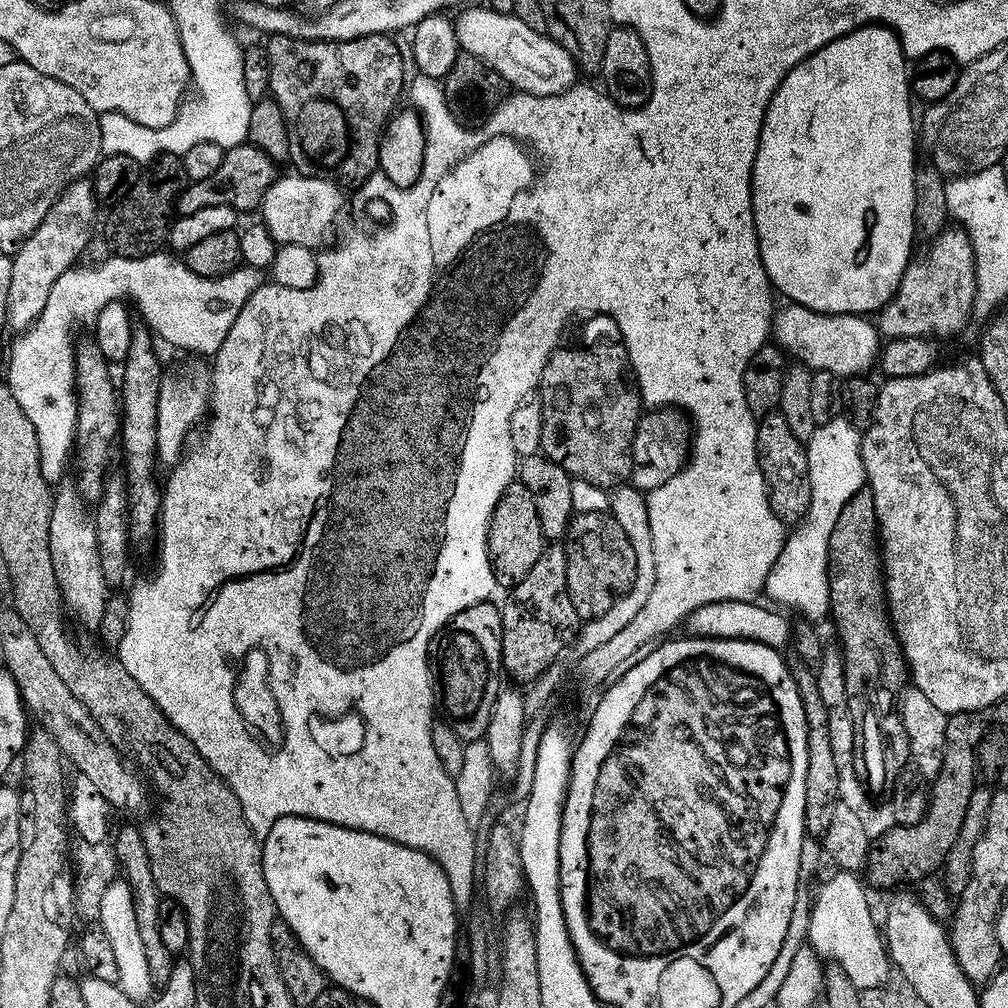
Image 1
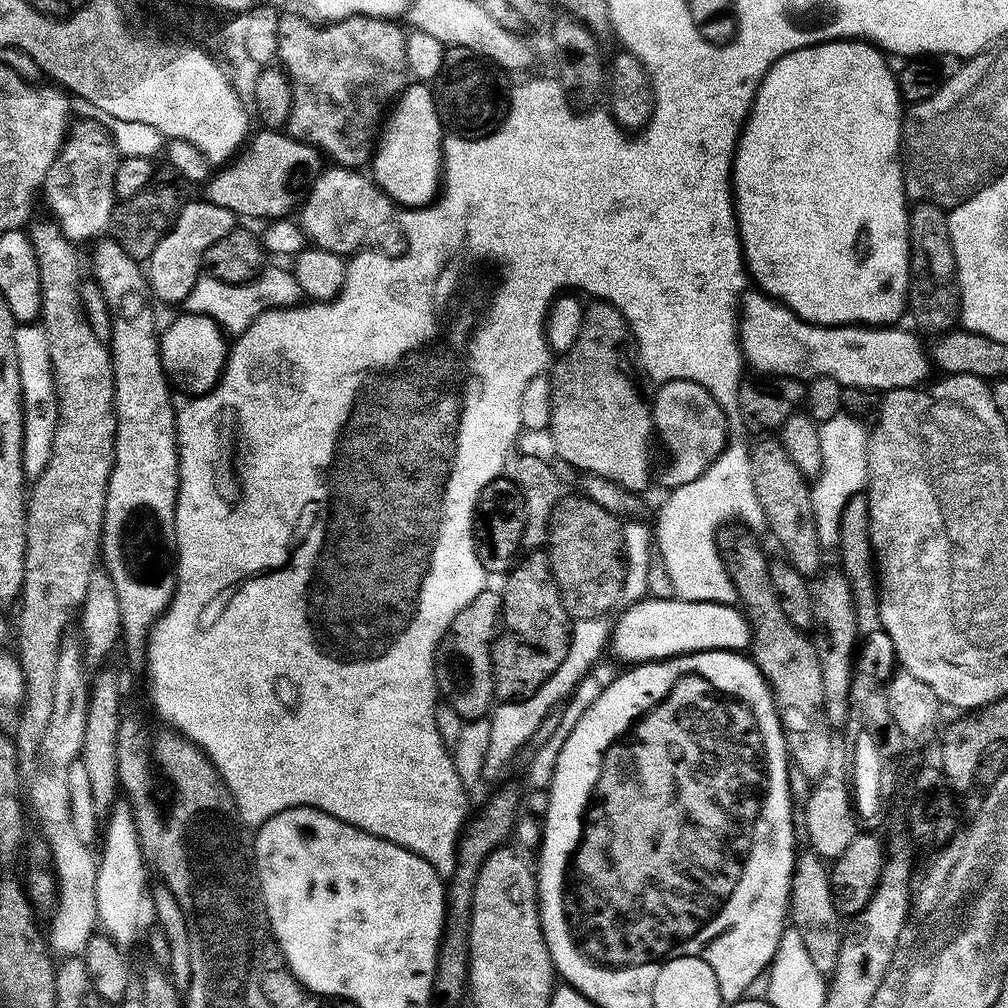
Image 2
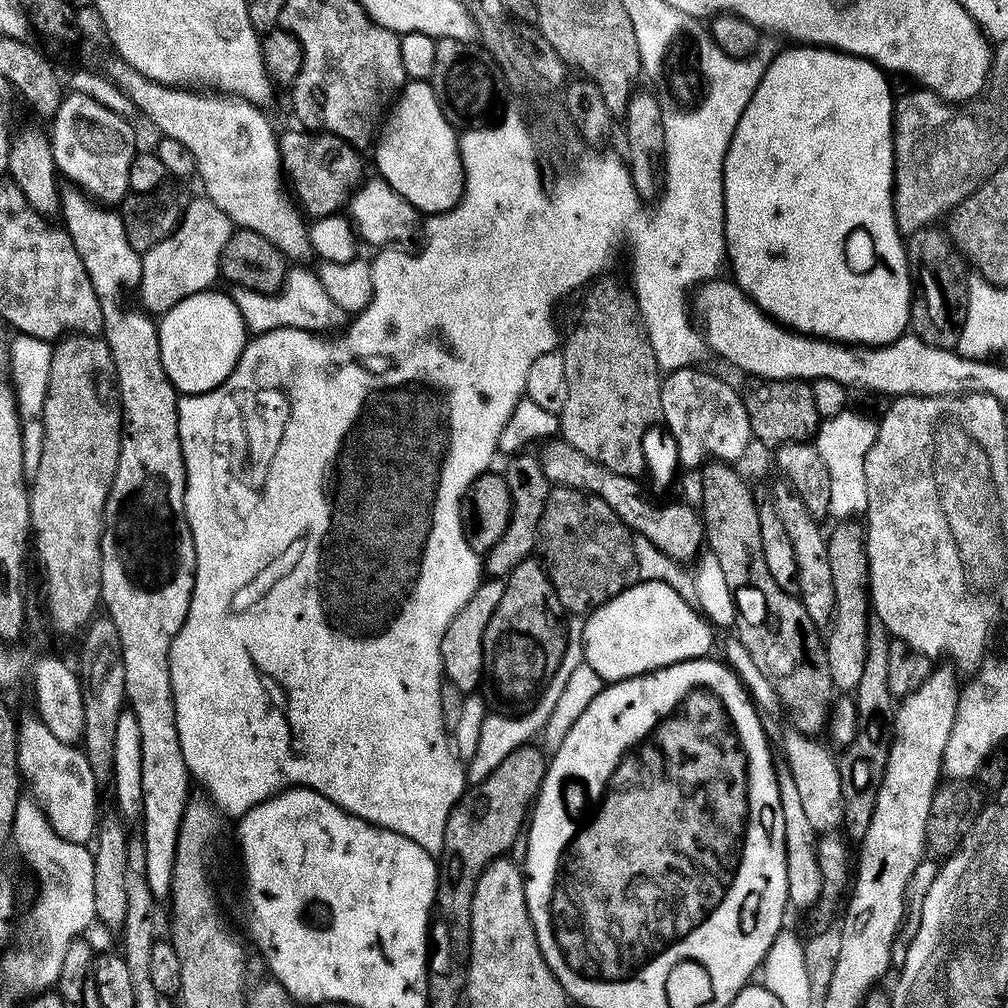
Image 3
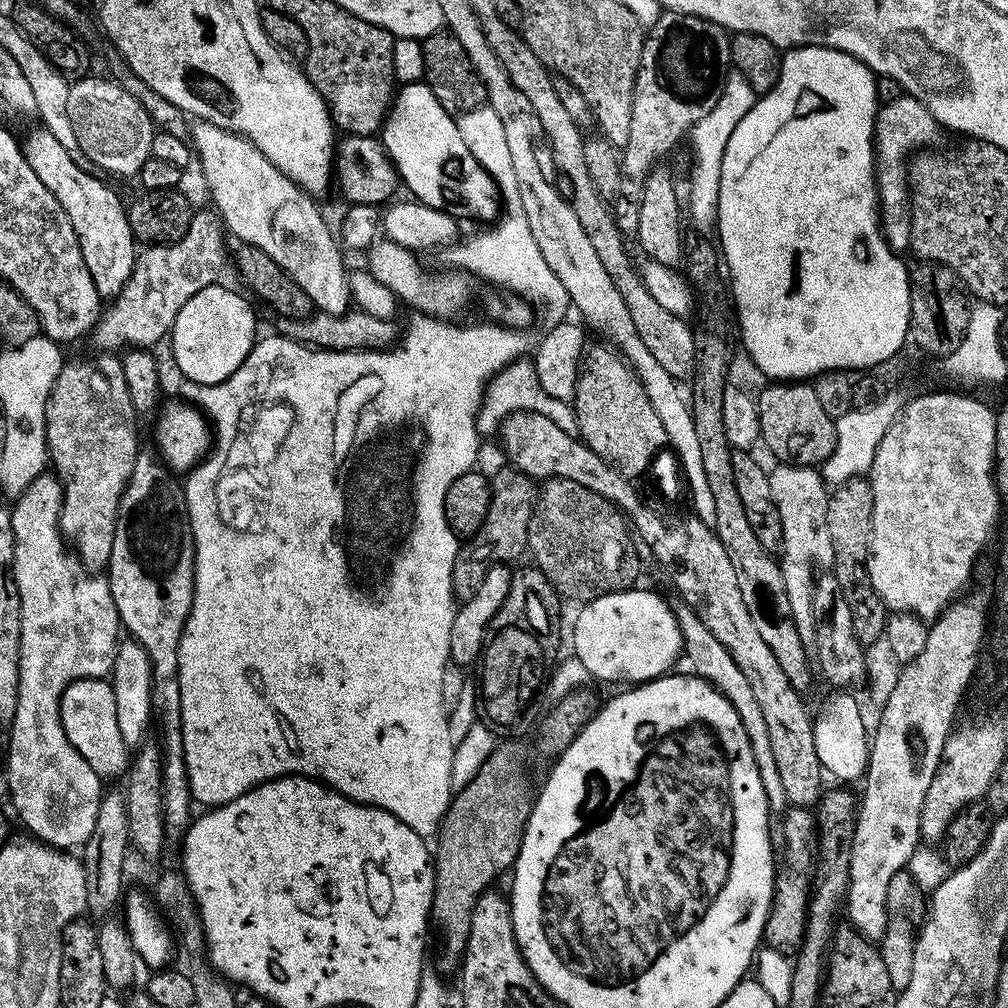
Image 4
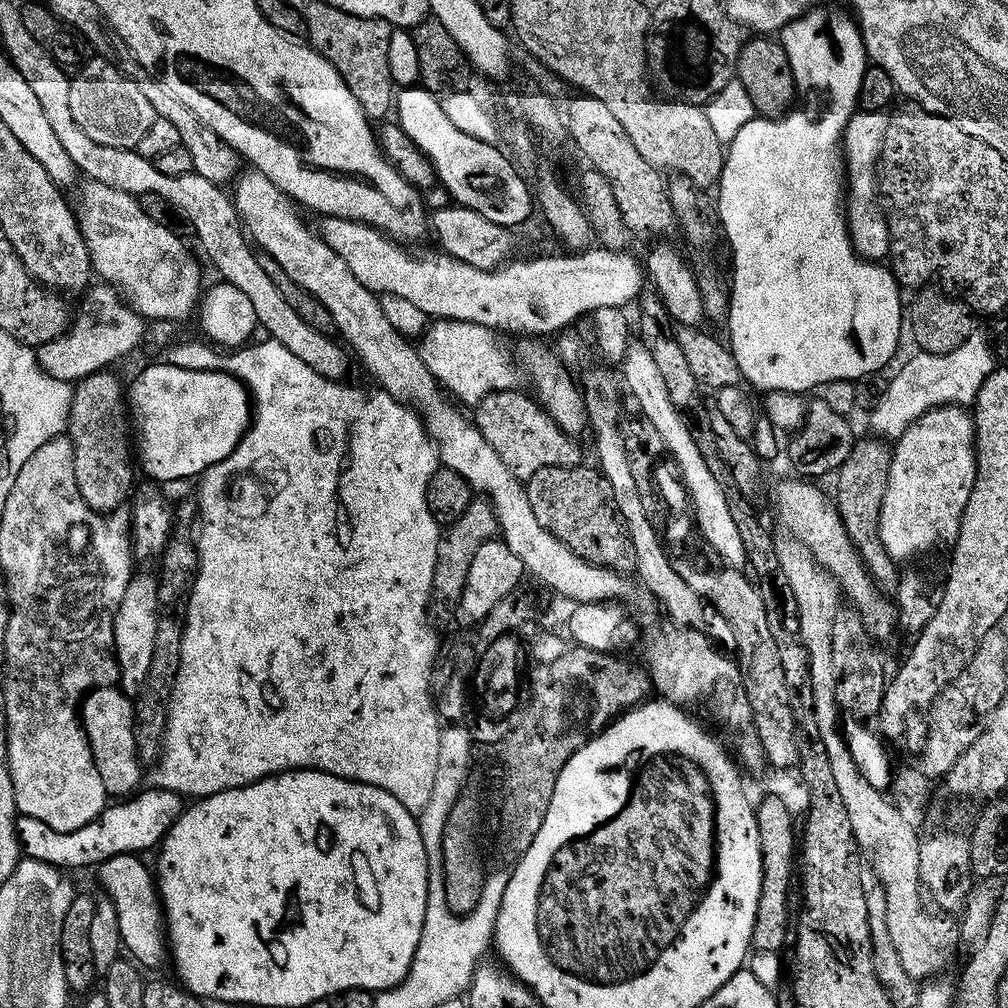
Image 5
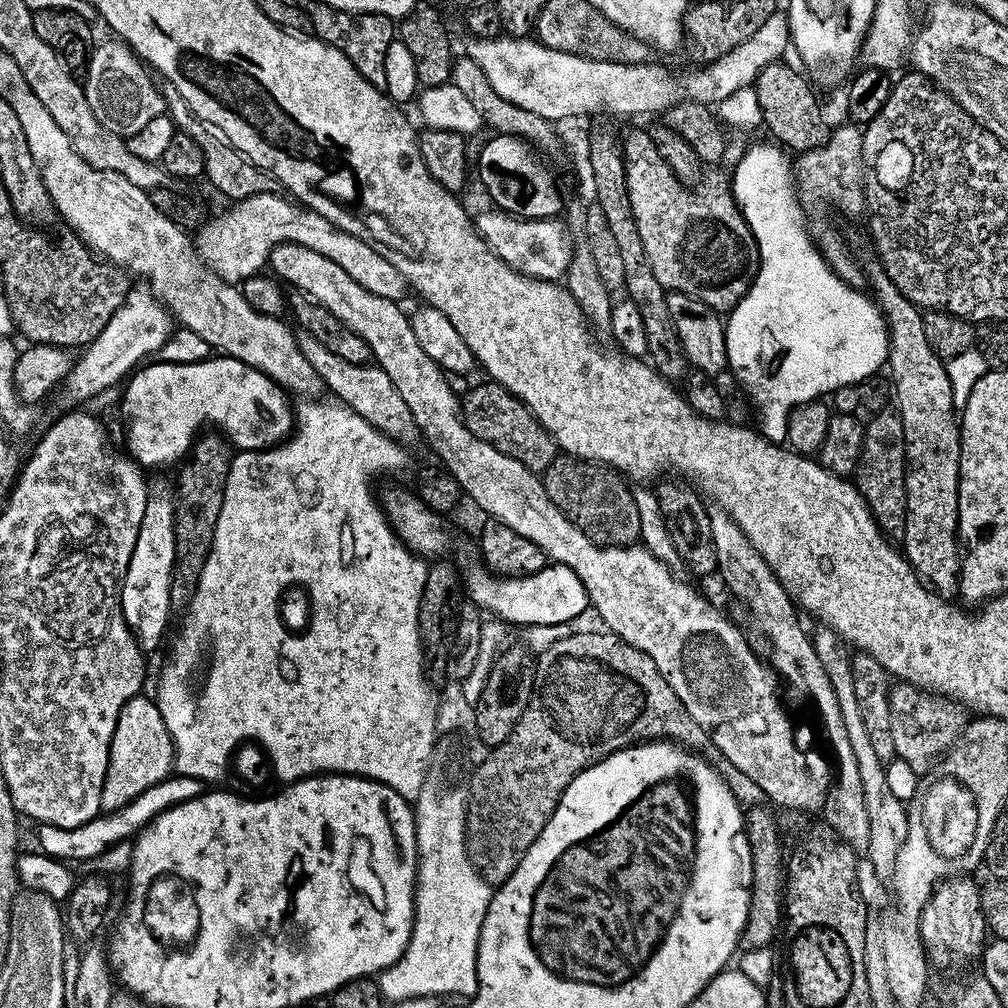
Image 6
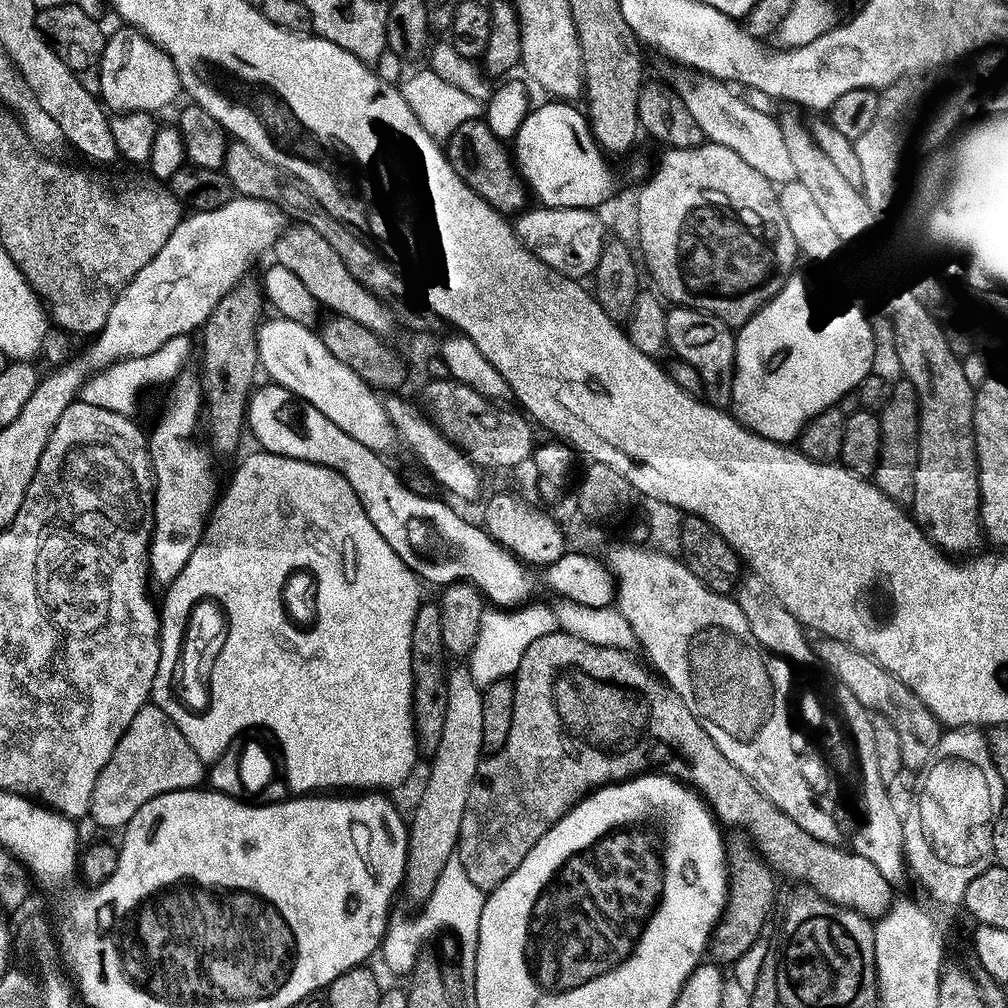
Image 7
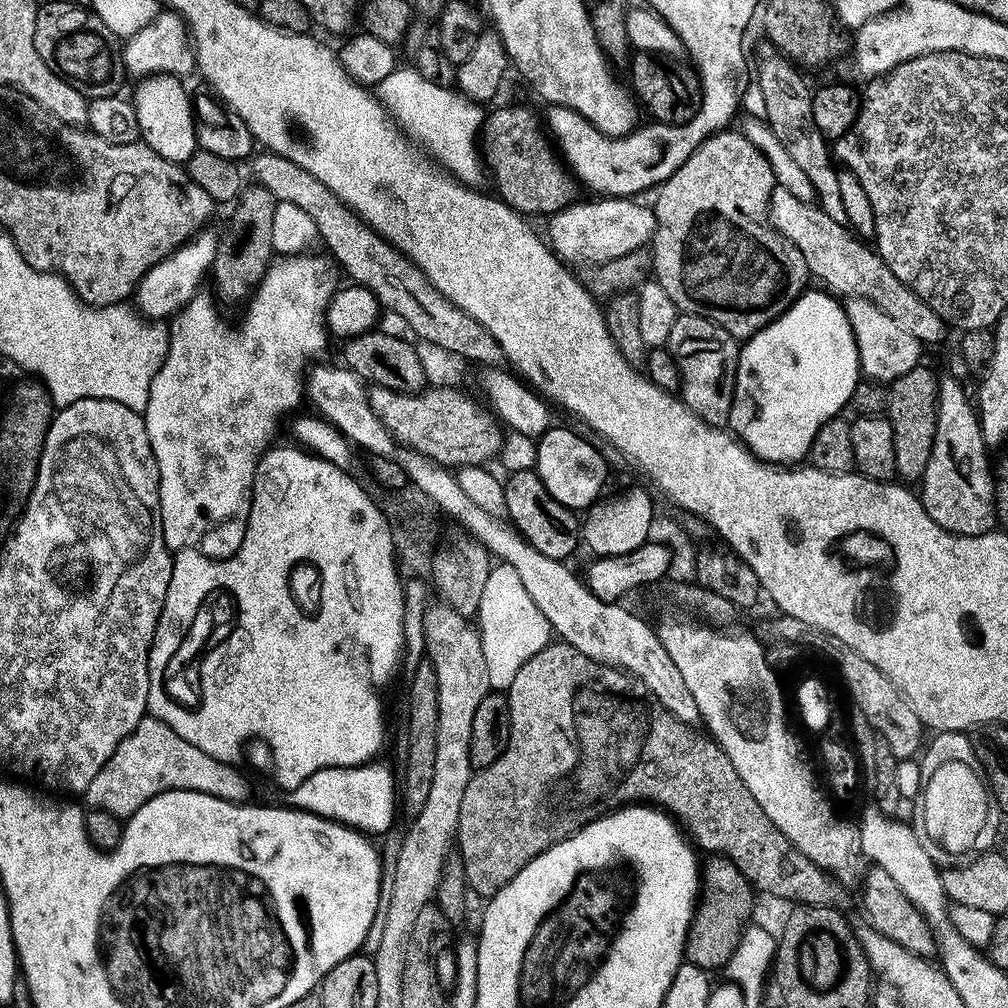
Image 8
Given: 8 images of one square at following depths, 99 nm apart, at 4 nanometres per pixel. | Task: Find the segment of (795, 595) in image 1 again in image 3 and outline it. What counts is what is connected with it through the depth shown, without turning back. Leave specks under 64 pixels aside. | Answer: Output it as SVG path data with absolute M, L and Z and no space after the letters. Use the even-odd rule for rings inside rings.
M845 410L832 419L825 419L814 437L818 454L822 454L826 470L830 470L828 516L832 518L837 516L835 519L840 522L855 517L857 515L855 512L863 513L868 507L864 463L870 446L874 446L877 421L871 415L856 412Z

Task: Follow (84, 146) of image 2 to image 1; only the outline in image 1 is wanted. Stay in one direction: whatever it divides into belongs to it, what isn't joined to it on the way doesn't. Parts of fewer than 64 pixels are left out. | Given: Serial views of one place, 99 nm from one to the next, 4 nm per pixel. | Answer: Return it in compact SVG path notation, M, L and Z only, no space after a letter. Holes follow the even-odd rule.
M73 181L47 212L38 230L24 240L13 253L6 306L5 327L8 330L22 334L41 316L54 282L79 261L77 259L85 250L92 234L97 210L100 210L100 204L91 181Z

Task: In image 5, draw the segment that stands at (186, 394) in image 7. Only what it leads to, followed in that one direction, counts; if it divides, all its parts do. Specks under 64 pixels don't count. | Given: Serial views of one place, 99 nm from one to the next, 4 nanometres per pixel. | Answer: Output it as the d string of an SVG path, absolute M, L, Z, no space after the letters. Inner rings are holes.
M133 575L126 586L126 594L116 611L114 640L116 657L120 663L119 687L129 694L139 693L143 682L150 674L150 664L154 662L154 644L158 634L160 600L156 596L158 580L155 575Z

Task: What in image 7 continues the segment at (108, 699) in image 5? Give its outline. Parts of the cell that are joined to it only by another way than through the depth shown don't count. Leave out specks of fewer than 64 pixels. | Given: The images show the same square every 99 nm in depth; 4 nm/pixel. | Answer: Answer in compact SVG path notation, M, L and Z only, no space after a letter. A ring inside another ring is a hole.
M149 702L134 714L134 722L130 722L122 734L118 746L114 746L110 762L102 766L98 782L94 782L88 816L100 828L120 830L130 823L138 810L142 810L142 806L146 806L146 802L167 792L199 789L205 780L205 761L194 754L182 730L170 722L164 711Z

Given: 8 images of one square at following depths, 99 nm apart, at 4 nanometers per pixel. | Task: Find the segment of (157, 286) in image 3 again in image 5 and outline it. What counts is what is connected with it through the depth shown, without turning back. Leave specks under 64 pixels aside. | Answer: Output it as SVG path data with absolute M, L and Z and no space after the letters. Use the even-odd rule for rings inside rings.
M107 282L93 283L86 295L88 298L82 316L71 321L68 331L36 348L36 357L42 370L59 380L79 382L90 374L105 371L138 347L144 337L145 317L125 302L113 285Z

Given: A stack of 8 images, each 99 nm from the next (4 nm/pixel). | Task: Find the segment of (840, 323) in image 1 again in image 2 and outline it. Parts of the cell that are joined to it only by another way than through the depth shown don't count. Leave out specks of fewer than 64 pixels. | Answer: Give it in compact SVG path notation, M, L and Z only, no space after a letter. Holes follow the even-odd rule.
M749 290L744 293L742 303L740 305L740 351L744 354L744 359L749 365L752 364L757 368L757 373L771 374L772 376L791 376L797 380L805 382L812 381L817 376L829 376L834 378L846 388L871 388L881 394L890 392L894 388L914 388L918 382L924 382L929 379L928 368L930 369L929 354L925 345L920 345L920 340L912 332L907 332L901 326L865 326L863 324L811 324L808 320L795 316L787 306L778 300L765 296L759 290Z

